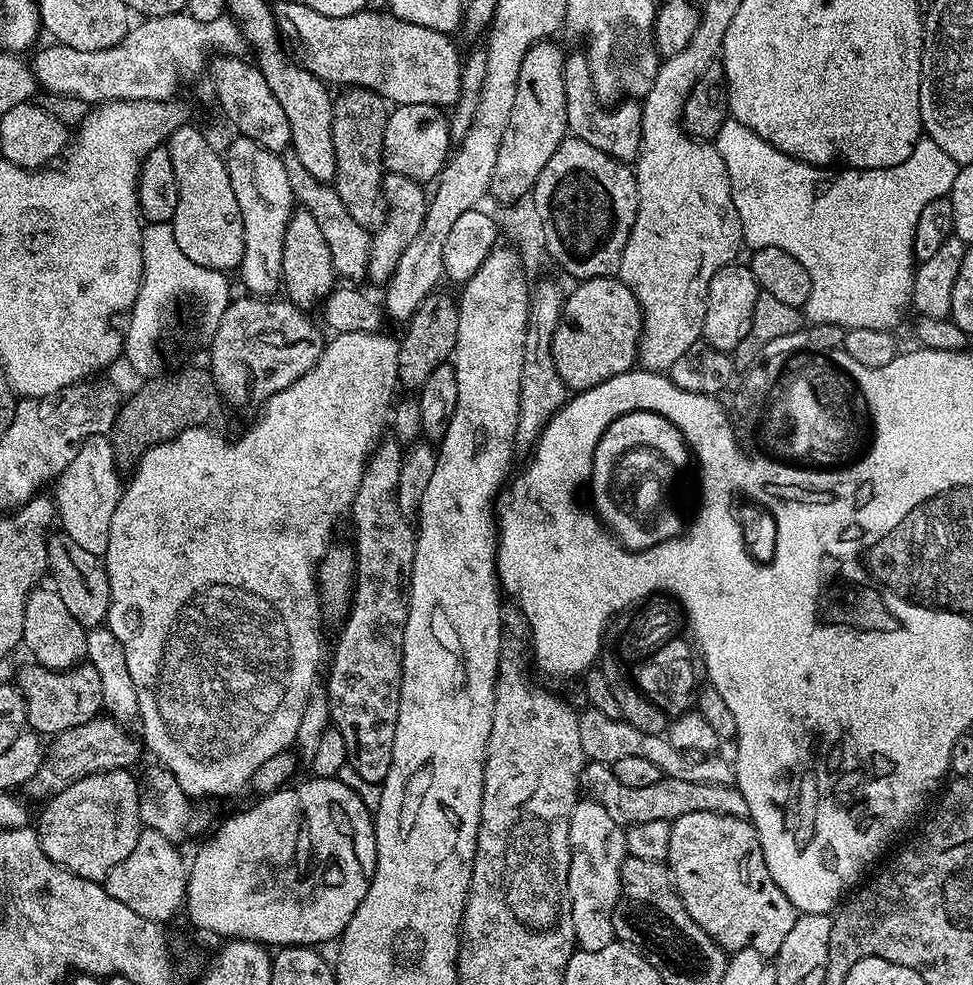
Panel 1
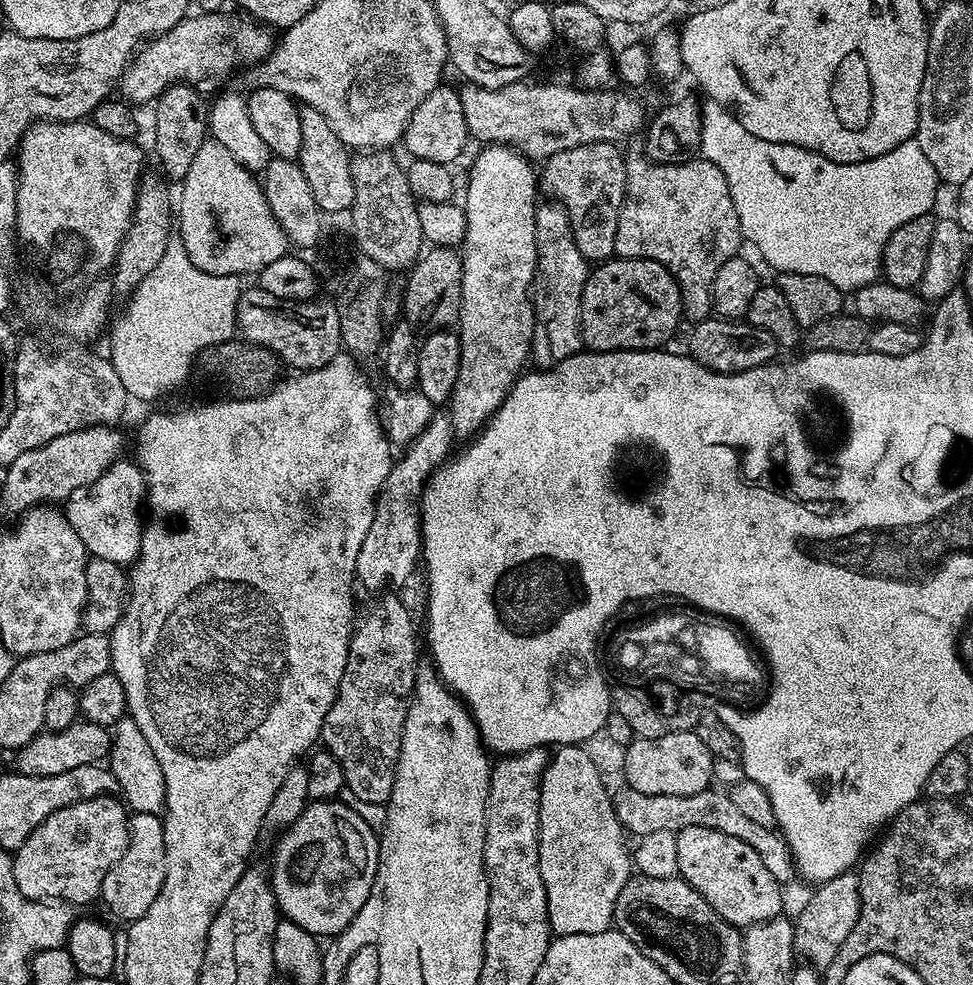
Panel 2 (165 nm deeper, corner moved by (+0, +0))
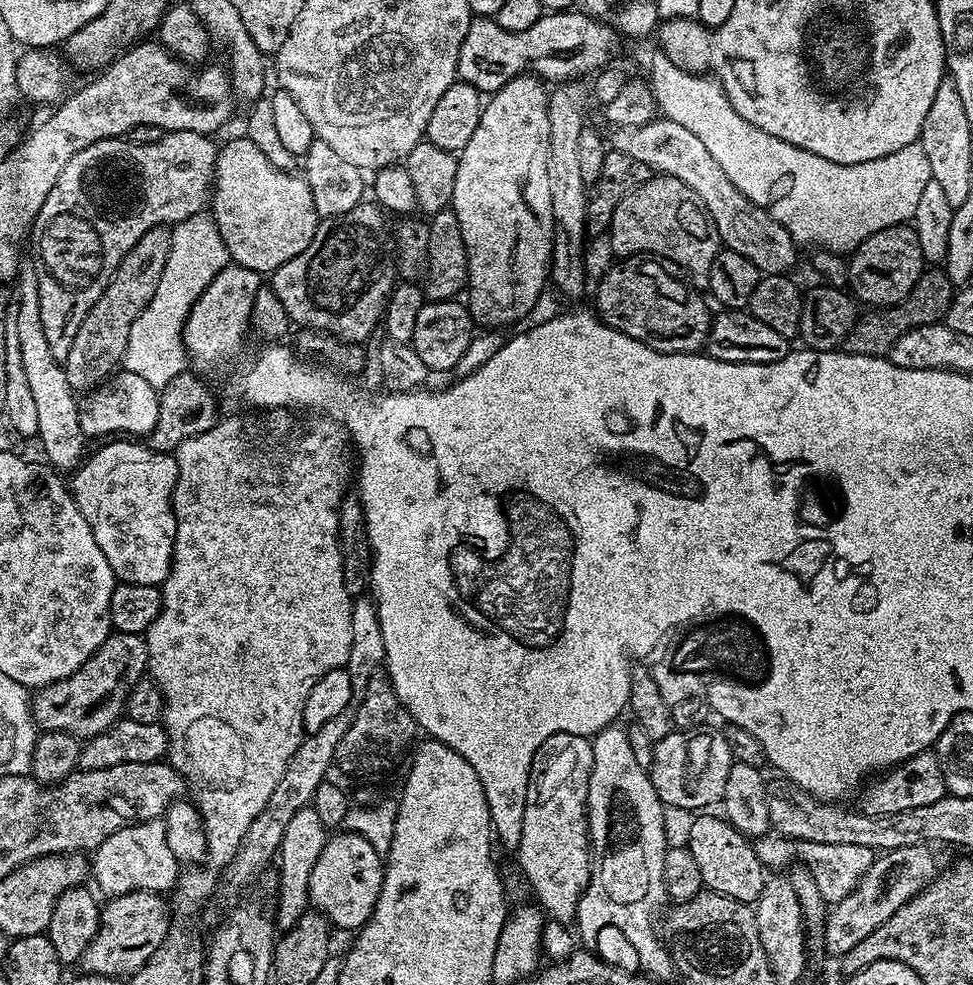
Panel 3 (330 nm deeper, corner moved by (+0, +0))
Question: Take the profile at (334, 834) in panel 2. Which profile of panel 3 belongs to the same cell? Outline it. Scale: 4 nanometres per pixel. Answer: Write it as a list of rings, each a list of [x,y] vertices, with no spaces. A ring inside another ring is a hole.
[[[345,830],[329,835],[318,862],[310,873],[308,902],[315,911],[328,919],[329,925],[359,930],[372,916],[384,881],[385,861],[370,842],[359,834]]]

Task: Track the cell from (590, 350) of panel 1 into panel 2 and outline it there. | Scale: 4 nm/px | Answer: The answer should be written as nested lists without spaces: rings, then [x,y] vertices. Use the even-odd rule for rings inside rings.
[[[609,258],[597,263],[588,273],[588,281],[582,290],[582,306],[580,307],[580,338],[585,349],[594,352],[650,352],[660,350],[664,344],[680,328],[680,320],[684,316],[684,303],[680,297],[680,287],[676,284],[676,279],[662,266],[653,260],[625,260],[623,258]]]

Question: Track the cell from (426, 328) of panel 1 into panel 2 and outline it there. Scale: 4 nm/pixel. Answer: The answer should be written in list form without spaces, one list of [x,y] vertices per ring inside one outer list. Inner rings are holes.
[[[429,247],[412,264],[407,275],[408,285],[404,288],[402,314],[405,321],[420,330],[444,330],[459,321],[462,302],[462,256],[456,248]]]

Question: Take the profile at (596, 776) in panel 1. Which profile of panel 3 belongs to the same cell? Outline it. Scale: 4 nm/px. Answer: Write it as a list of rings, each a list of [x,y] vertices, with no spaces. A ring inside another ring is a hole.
[[[779,834],[759,837],[754,844],[756,857],[768,870],[784,870],[799,862],[808,869],[815,878],[818,890],[822,890],[822,898],[827,904],[842,902],[846,894],[850,894],[860,885],[860,880],[870,870],[874,859],[873,849],[866,846],[842,846],[830,842],[806,842],[805,840],[787,840]]]

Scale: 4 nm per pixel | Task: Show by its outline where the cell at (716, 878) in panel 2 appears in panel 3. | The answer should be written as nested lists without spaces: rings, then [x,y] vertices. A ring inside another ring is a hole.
[[[700,814],[696,821],[688,828],[688,840],[686,846],[694,854],[694,862],[702,870],[702,882],[709,892],[720,892],[743,904],[752,904],[762,894],[766,869],[756,857],[753,841],[743,836],[728,823],[723,815],[708,816],[712,814]]]

